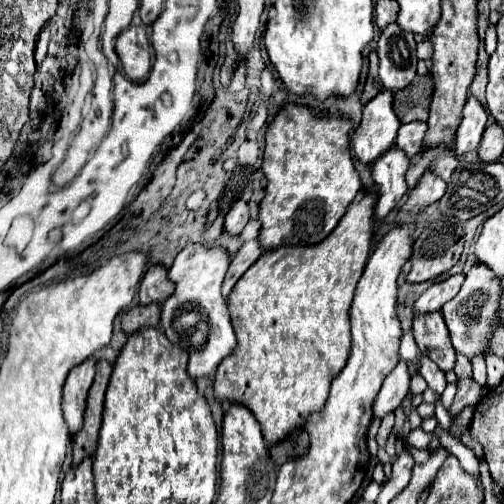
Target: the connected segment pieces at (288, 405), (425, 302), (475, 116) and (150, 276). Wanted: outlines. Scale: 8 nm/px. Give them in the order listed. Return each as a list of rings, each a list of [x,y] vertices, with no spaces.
[[[364,194],[362,200],[352,202],[338,226],[314,246],[276,248],[262,254],[258,262],[236,282],[228,296],[228,310],[238,338],[234,354],[226,356],[216,370],[214,396],[222,402],[246,406],[258,420],[264,440],[274,446],[302,428],[312,412],[320,412],[330,394],[330,384],[346,366],[350,354],[350,324],[348,310],[356,284],[364,272],[374,234],[374,202],[376,196]]]
[[[456,274],[456,276],[450,276],[448,280],[442,280],[438,284],[432,284],[414,302],[414,316],[440,310],[444,306],[444,302],[448,302],[450,298],[454,298],[454,294],[458,294],[458,290],[462,286],[462,278],[464,278],[464,274]]]
[[[468,96],[464,110],[462,110],[462,120],[456,132],[456,146],[454,150],[458,154],[466,154],[478,148],[482,132],[486,128],[486,120],[488,120],[488,112],[486,108],[478,102],[478,98]]]
[[[152,266],[142,282],[140,282],[140,304],[150,304],[150,302],[164,302],[172,292],[174,284],[166,278],[168,270],[164,266]]]

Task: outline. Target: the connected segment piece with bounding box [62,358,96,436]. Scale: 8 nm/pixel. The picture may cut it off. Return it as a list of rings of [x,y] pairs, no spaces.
[[[88,358],[86,362],[74,366],[74,370],[66,378],[62,412],[64,412],[64,420],[66,420],[72,436],[82,428],[82,414],[86,408],[88,390],[94,380],[94,366],[96,366],[96,360]]]

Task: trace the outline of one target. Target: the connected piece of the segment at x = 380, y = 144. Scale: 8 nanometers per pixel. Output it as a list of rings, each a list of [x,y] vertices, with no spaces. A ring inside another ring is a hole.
[[[382,90],[364,106],[364,116],[352,134],[352,150],[362,164],[372,164],[396,142],[400,122],[392,110],[392,92]]]

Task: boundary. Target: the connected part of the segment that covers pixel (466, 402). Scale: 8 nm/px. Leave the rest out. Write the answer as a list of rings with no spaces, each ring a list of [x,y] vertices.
[[[460,378],[458,380],[458,392],[454,396],[454,402],[450,406],[450,416],[456,418],[464,408],[474,408],[482,398],[482,386],[472,378]]]

